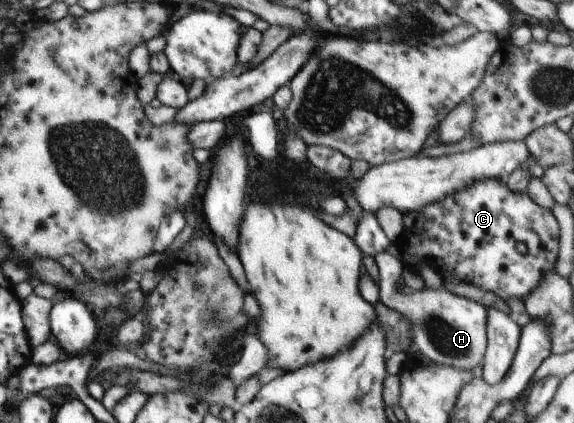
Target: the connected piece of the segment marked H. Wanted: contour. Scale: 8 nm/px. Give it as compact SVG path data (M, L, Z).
M379 278L379 300L384 302L388 308L394 308L411 322L413 332L413 348L420 350L422 354L428 357L434 363L456 367L461 371L477 372L483 366L483 360L487 349L487 308L480 303L474 302L460 295L452 294L448 289L432 290L424 286L419 291L413 291L411 294L404 294L400 290L386 288L382 284L382 278Z

